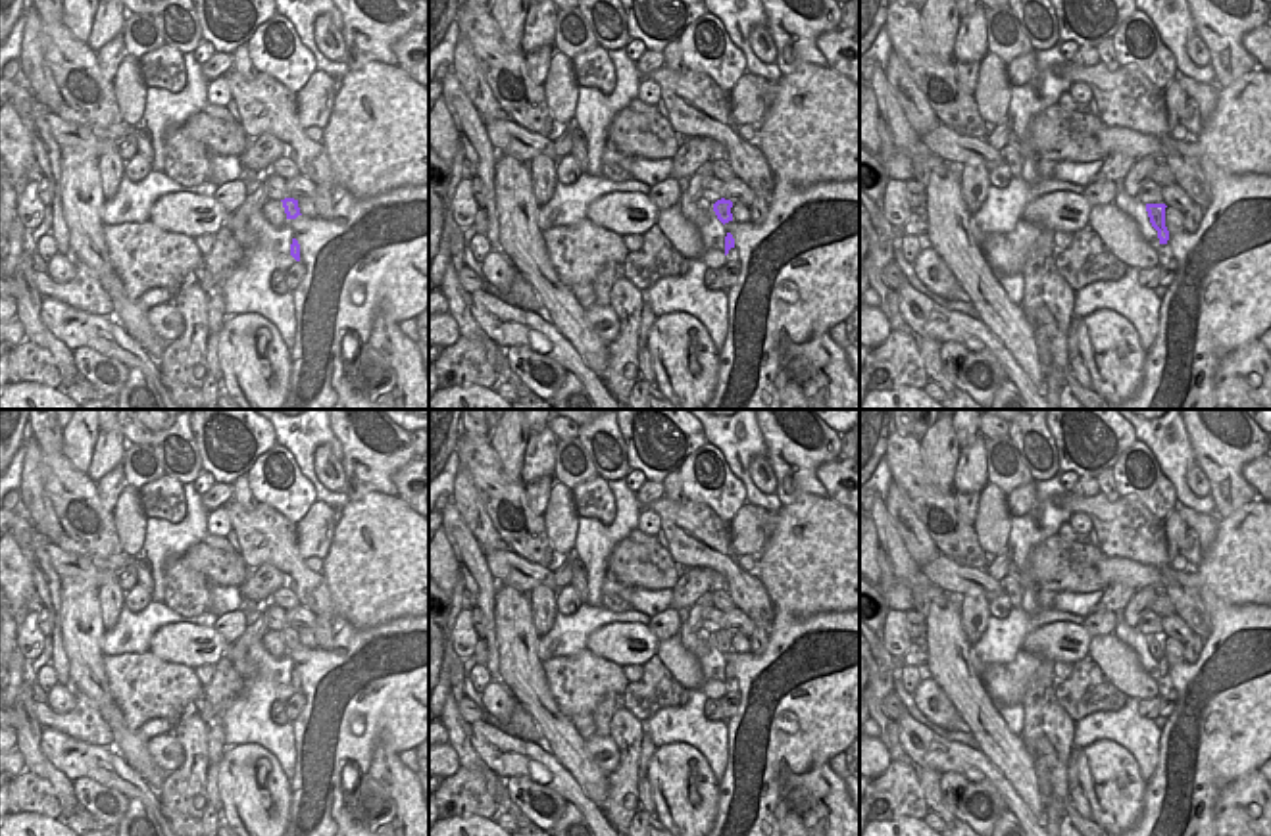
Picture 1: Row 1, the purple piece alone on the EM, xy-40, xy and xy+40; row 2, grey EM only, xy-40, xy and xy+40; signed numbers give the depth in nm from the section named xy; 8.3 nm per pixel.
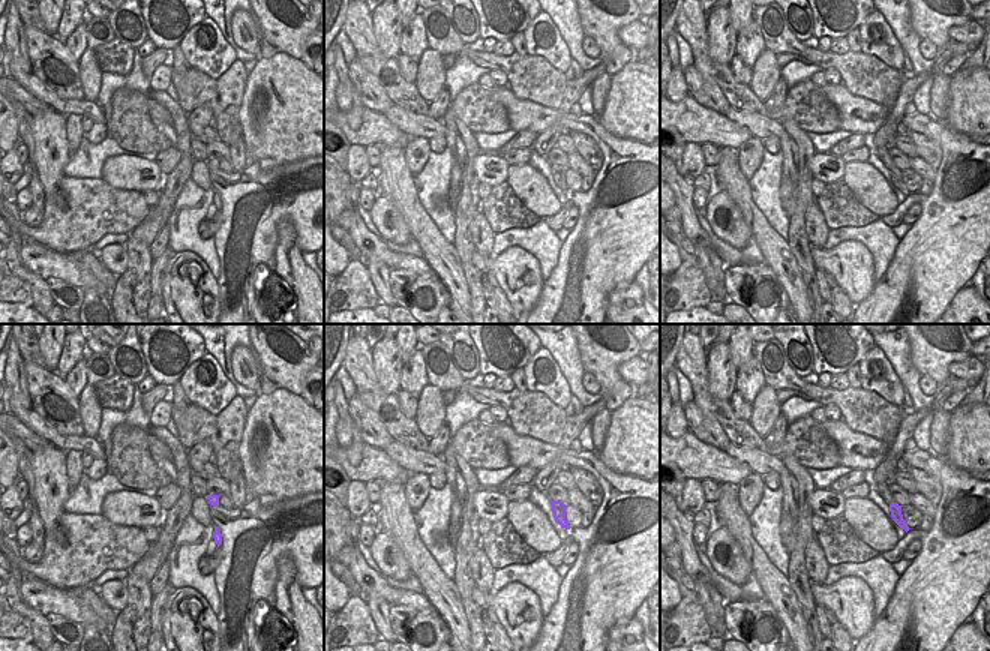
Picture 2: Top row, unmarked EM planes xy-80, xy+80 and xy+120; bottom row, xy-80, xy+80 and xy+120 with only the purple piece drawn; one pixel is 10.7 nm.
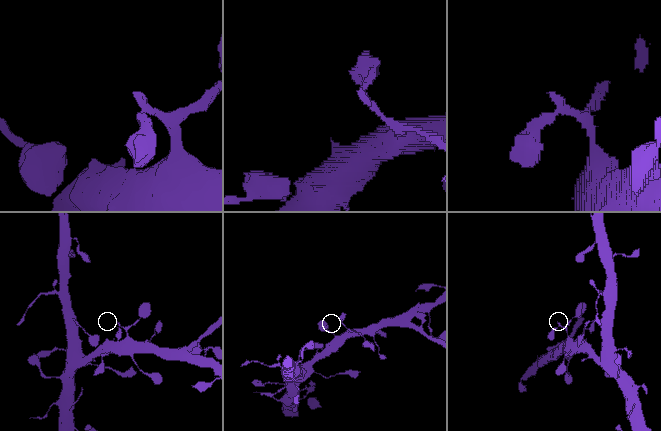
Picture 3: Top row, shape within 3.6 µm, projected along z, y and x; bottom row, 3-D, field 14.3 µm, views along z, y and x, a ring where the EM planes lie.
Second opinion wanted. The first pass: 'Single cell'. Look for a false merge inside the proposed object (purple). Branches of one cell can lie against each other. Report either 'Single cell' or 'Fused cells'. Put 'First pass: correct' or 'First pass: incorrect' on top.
First pass: incorrect
Fused cells

